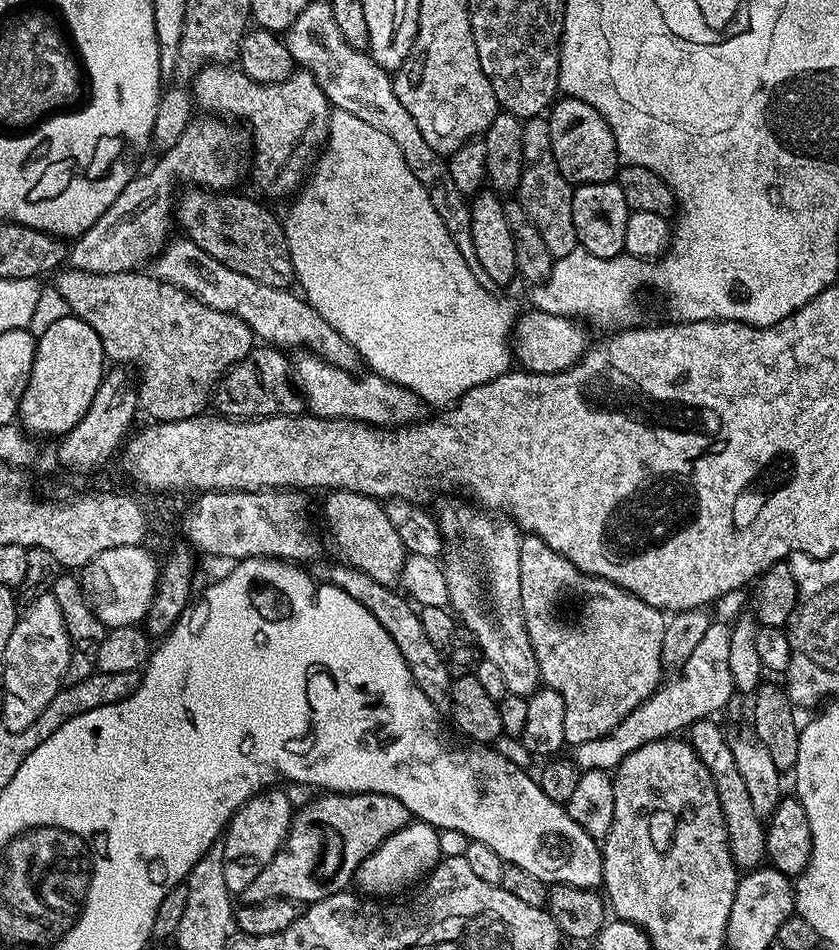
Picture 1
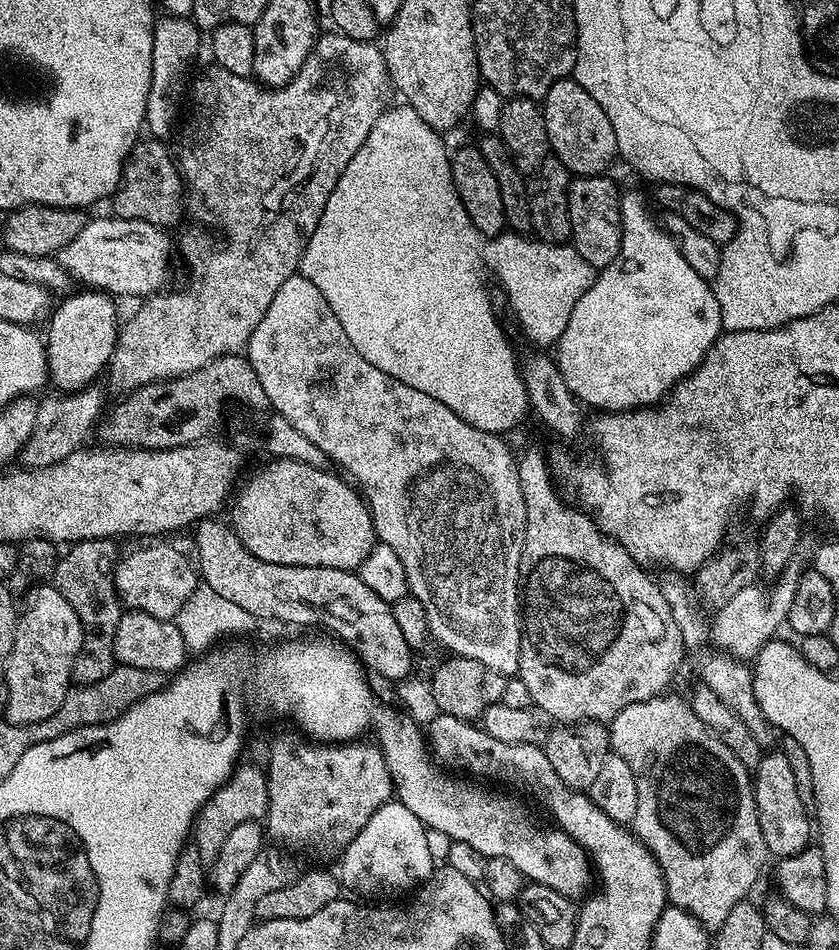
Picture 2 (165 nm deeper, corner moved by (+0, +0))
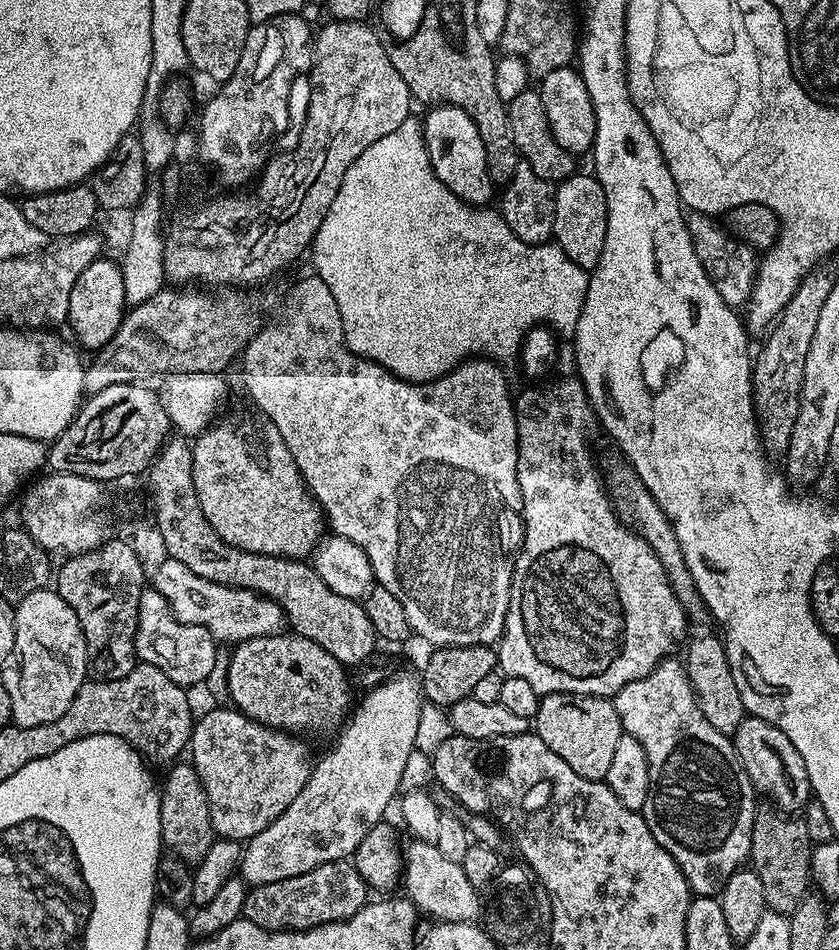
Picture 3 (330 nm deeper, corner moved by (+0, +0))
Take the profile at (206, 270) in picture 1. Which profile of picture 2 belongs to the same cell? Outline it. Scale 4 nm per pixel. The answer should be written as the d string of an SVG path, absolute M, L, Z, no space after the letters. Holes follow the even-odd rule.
M107 214L89 219L83 230L74 237L67 246L62 246L58 254L60 265L72 275L73 281L82 280L89 289L99 290L111 294L113 297L140 296L147 298L155 296L165 287L168 280L168 263L174 256L174 240L168 237L165 229L156 224L142 222L141 220L127 220L115 214Z

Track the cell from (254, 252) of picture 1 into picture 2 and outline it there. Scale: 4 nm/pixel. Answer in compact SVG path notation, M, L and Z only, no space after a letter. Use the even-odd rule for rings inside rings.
M155 138L141 139L133 146L128 155L128 161L124 163L124 172L120 175L120 185L116 187L114 195L111 197L111 211L117 216L127 220L141 220L156 224L159 228L171 229L171 224L176 224L180 220L180 215L186 212L186 185L177 161L168 153L167 143L161 142Z

